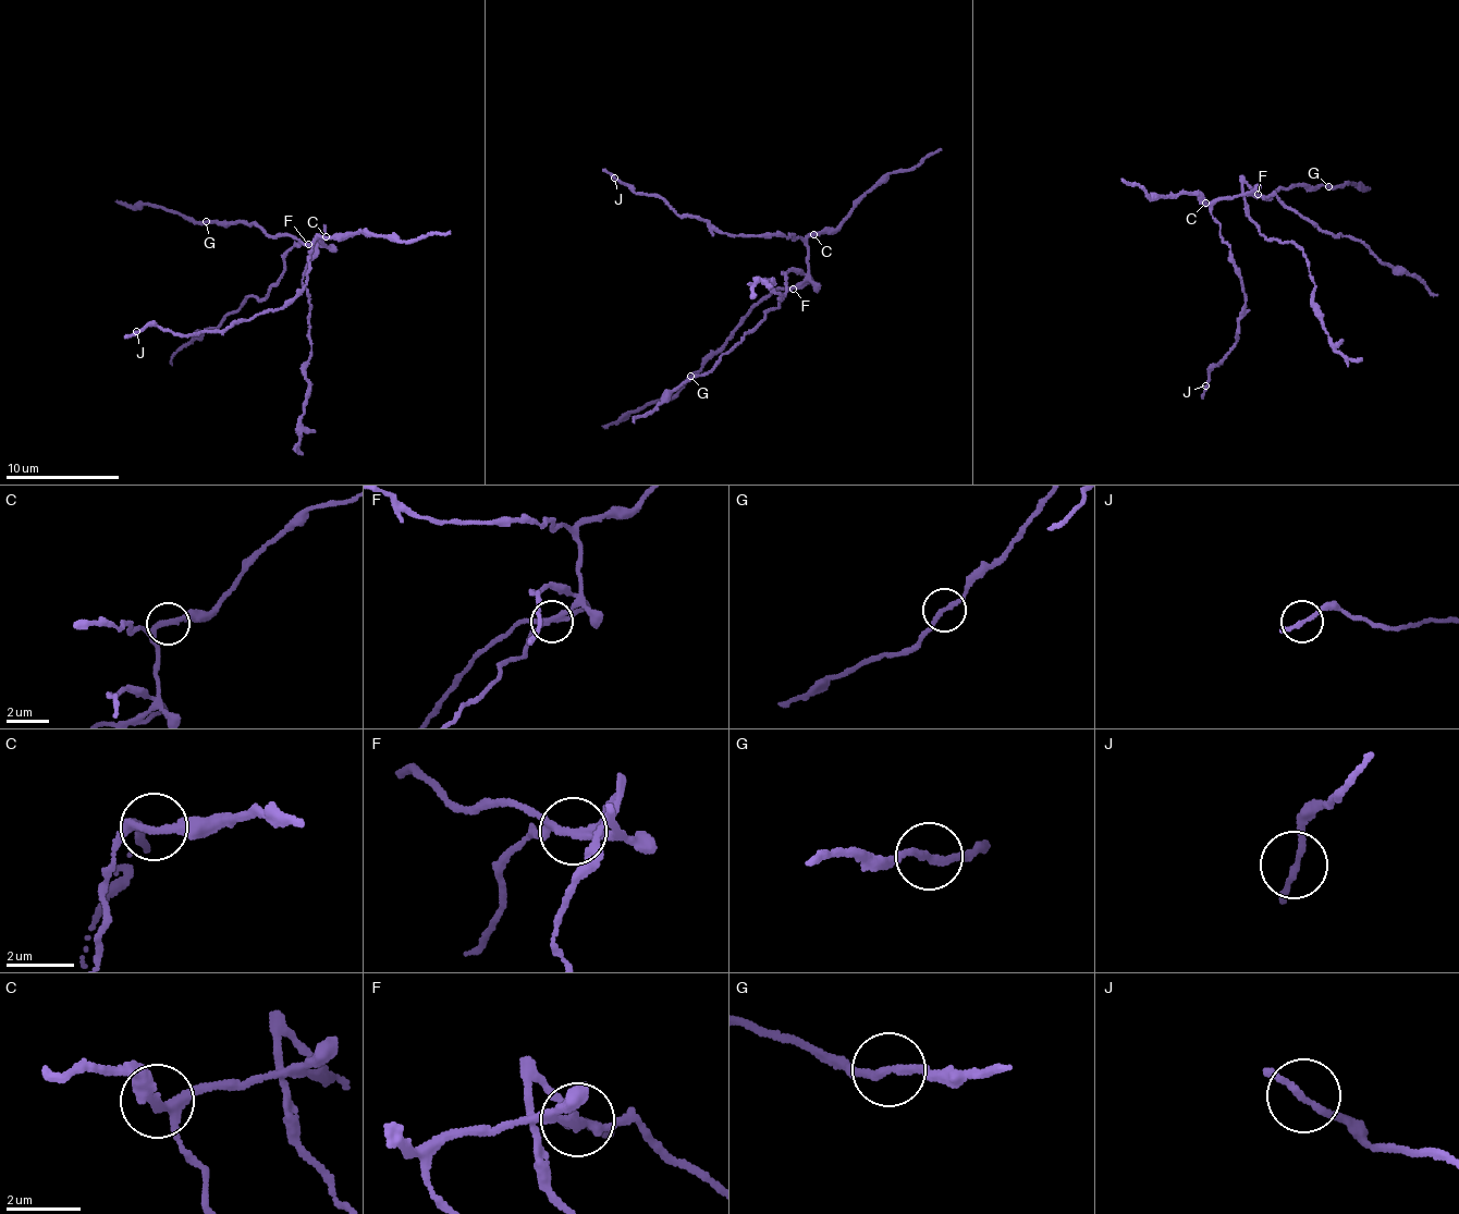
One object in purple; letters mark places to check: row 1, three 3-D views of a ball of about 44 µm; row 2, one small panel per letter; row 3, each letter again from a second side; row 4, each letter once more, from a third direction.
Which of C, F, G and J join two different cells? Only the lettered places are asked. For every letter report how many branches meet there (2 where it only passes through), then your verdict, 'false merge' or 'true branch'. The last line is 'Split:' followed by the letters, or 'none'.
C: 3 branches meet; true branch
F: 4 branches meet; false merge
G: 2 branches meet; false merge
J: 2 branches meet; true branch
Split: F, G

